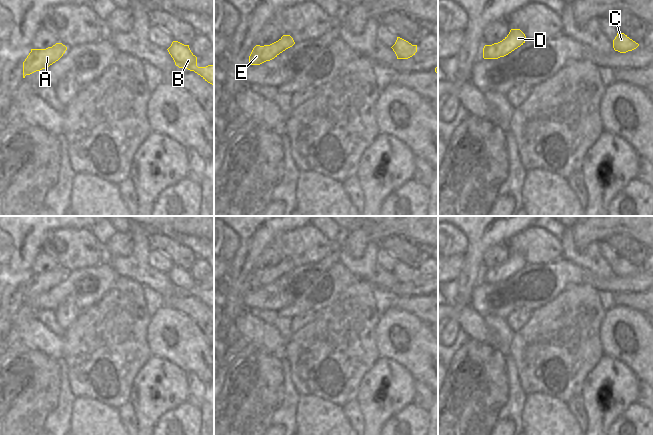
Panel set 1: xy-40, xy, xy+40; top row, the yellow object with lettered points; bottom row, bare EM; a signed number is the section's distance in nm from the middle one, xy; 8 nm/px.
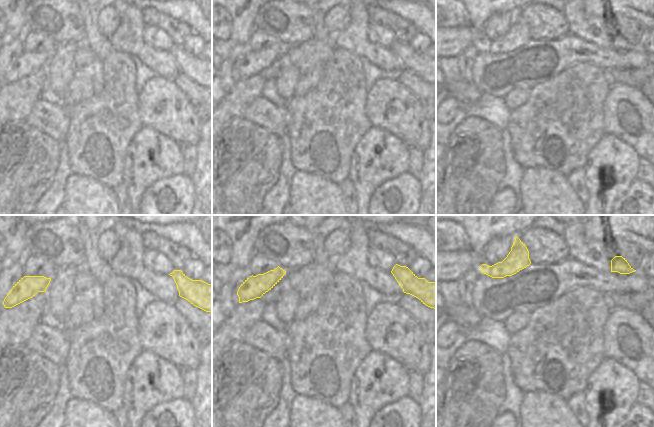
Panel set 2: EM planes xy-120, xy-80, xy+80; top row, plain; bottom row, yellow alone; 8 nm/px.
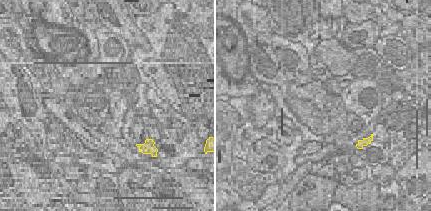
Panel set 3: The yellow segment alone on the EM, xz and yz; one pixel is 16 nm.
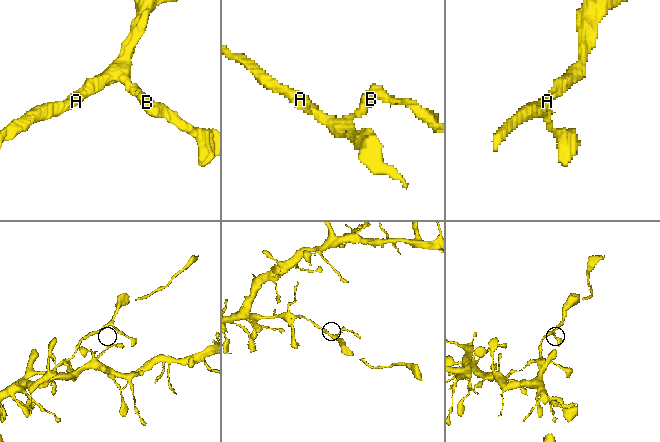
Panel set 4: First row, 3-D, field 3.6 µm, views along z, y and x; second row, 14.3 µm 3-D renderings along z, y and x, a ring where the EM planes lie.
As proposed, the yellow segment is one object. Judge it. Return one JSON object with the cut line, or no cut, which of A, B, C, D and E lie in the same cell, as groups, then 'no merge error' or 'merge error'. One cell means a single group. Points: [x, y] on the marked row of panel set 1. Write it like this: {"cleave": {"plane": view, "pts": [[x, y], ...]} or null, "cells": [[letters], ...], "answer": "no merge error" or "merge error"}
{"cleave": null, "cells": [["A", "B", "C", "D", "E"]], "answer": "no merge error"}

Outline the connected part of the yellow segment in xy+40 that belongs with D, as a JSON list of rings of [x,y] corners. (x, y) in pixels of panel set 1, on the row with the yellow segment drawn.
[[[511,29],[502,41],[484,46],[483,58],[498,59],[504,57],[523,45],[526,40],[525,34],[520,29]]]

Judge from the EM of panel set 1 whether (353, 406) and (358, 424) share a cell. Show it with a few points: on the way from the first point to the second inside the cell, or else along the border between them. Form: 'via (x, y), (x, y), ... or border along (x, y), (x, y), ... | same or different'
via (353, 410), (356, 420) | same

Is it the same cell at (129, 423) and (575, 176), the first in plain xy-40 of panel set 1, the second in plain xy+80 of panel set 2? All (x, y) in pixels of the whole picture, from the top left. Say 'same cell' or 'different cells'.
same cell

